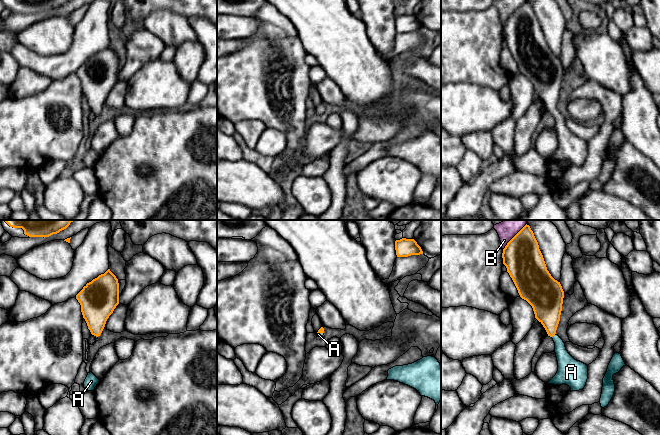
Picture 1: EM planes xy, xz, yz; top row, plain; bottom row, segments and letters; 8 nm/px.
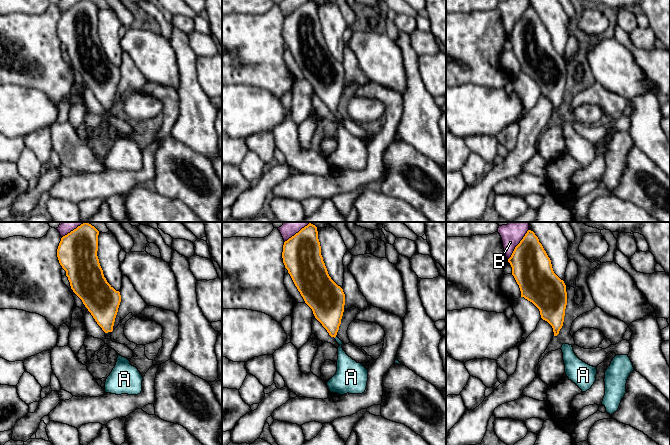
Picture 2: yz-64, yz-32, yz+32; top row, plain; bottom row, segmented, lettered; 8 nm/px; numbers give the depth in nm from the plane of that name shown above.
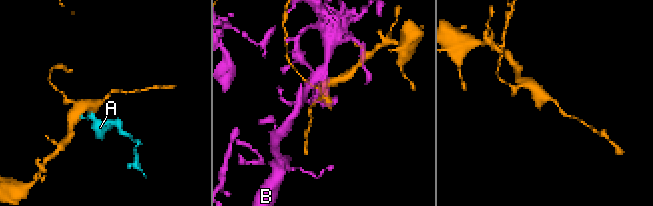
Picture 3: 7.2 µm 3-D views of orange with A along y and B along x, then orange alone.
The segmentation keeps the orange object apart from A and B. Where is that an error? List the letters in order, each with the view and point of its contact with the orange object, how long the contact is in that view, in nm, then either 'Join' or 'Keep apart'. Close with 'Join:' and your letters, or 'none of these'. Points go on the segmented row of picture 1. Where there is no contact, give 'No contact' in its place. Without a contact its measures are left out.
A: Touches orange at yz (554, 334). Shared border 50 nm. Join
B: Touches orange at yz (514, 236). Shared border 280 nm. Keep apart
Join: A

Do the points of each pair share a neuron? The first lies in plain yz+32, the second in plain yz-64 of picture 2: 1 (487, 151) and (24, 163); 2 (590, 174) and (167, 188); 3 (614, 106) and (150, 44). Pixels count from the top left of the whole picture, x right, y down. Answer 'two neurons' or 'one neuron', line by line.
1: two neurons
2: two neurons
3: two neurons

